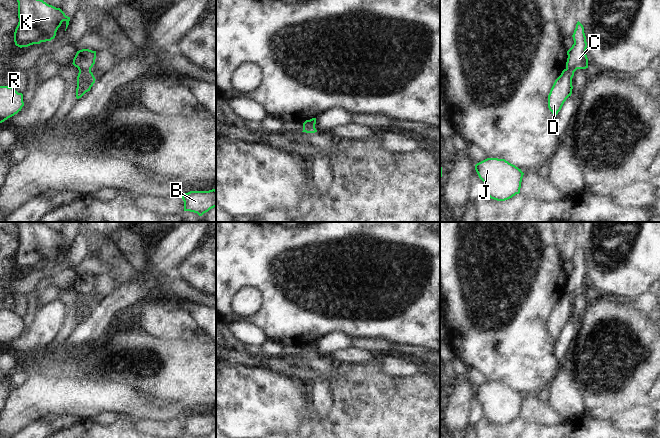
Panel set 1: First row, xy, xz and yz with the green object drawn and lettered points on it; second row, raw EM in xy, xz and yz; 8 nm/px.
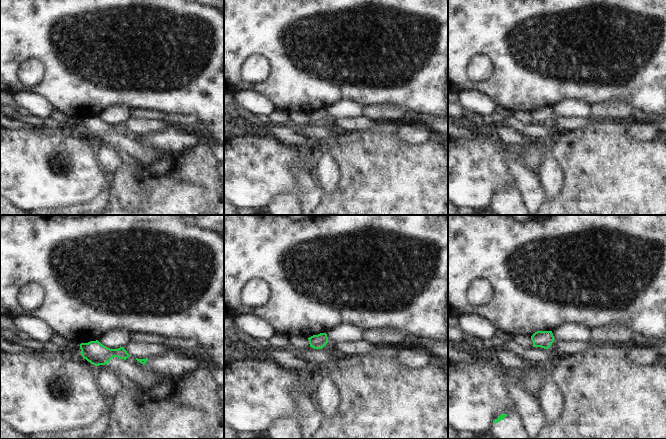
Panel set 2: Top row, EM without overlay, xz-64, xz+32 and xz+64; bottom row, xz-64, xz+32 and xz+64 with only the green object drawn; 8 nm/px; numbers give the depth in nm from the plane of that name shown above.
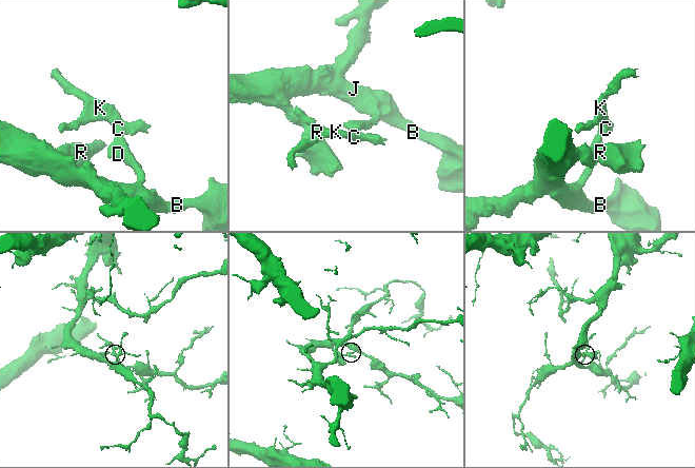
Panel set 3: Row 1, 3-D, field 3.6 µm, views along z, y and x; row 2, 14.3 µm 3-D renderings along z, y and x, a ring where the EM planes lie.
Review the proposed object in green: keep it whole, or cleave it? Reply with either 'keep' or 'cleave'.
cleave

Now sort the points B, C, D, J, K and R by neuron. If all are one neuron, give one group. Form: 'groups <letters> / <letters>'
groups B D J R / C K

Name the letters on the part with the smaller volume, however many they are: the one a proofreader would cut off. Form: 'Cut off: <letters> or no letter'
Cut off: C, K

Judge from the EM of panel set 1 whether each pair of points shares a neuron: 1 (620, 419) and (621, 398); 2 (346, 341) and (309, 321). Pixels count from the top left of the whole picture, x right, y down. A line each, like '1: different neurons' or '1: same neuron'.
1: different neurons
2: different neurons

